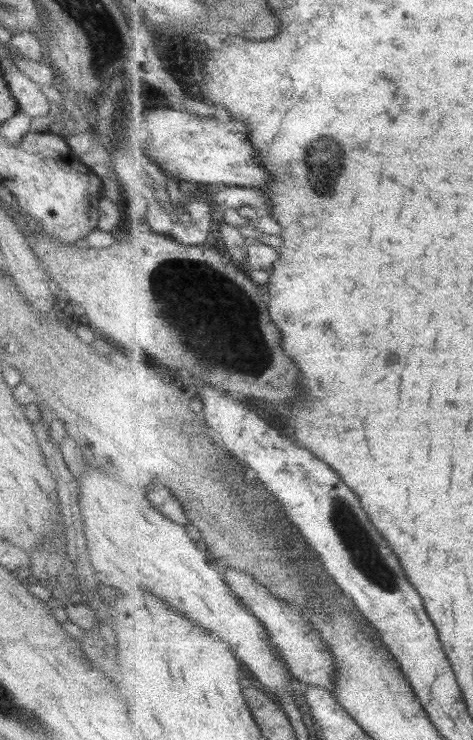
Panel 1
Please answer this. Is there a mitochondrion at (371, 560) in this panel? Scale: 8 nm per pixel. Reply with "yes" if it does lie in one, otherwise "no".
yes

